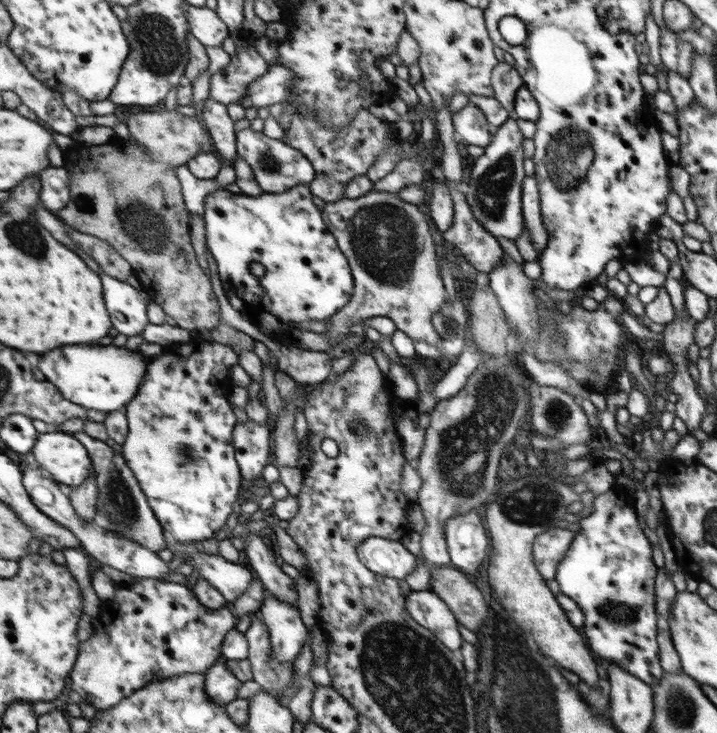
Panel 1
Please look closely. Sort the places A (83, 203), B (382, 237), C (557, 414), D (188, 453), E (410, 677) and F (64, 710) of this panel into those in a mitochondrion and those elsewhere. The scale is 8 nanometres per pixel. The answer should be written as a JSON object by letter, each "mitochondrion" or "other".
{"A":"mitochondrion","B":"mitochondrion","C":"mitochondrion","D":"mitochondrion","E":"mitochondrion","F":"other"}

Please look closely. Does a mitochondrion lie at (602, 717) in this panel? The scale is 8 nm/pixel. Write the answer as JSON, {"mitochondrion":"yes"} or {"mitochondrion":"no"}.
{"mitochondrion":"no"}

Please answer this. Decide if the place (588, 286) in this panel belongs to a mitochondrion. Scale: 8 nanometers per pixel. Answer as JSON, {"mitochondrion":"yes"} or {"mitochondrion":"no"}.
{"mitochondrion":"no"}

